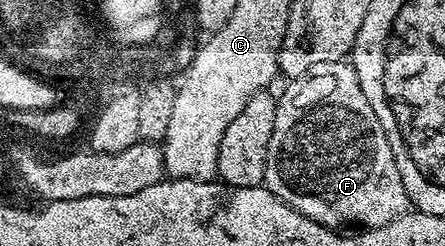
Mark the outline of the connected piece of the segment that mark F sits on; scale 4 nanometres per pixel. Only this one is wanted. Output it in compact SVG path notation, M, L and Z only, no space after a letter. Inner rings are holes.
M346 59L337 62L320 62L318 66L309 66L305 74L294 77L291 84L283 93L277 96L277 122L273 122L273 138L269 138L269 154L265 162L265 178L263 184L281 202L285 202L293 210L305 214L318 224L324 224L326 228L342 229L342 224L356 224L359 230L380 228L397 218L401 218L412 207L410 198L407 197L405 182L401 182L401 170L397 170L397 162L393 158L393 146L389 146L389 138L385 138L385 130L381 130L381 122L377 122L377 114L373 114L373 106L369 106L369 98L365 98L365 90L361 90L361 82L357 78L355 69Z

